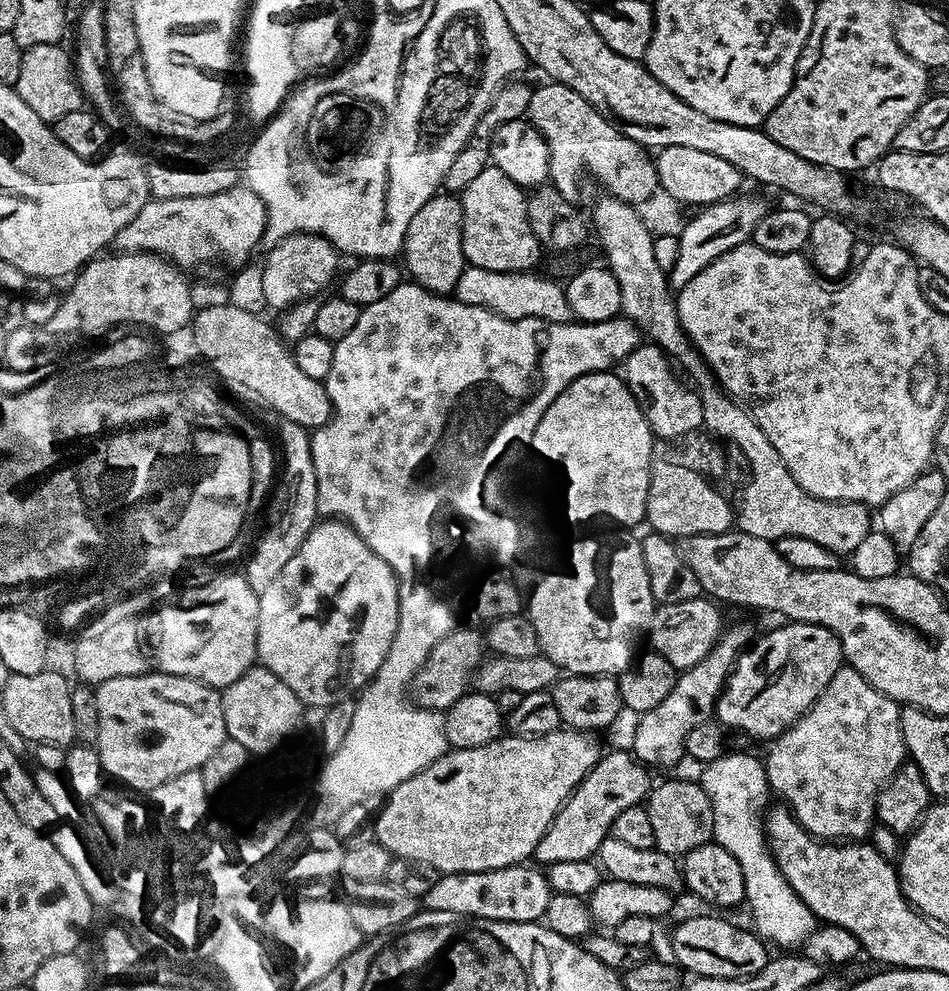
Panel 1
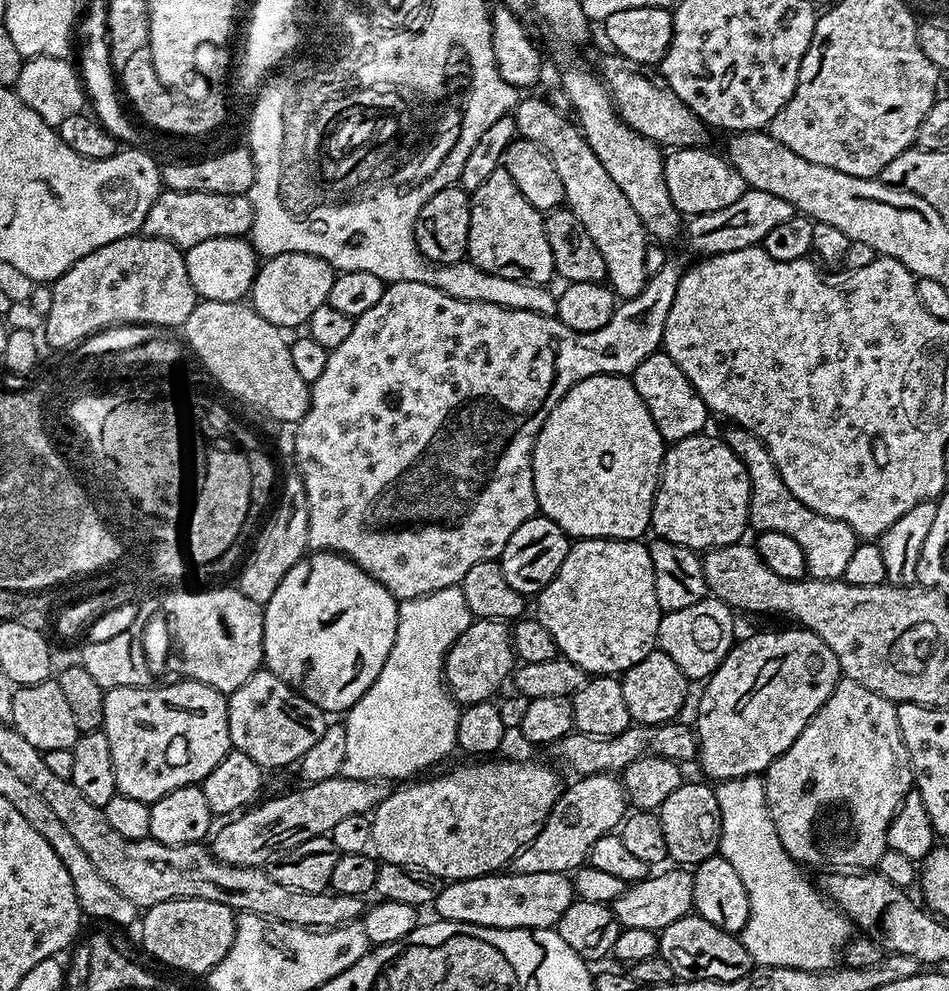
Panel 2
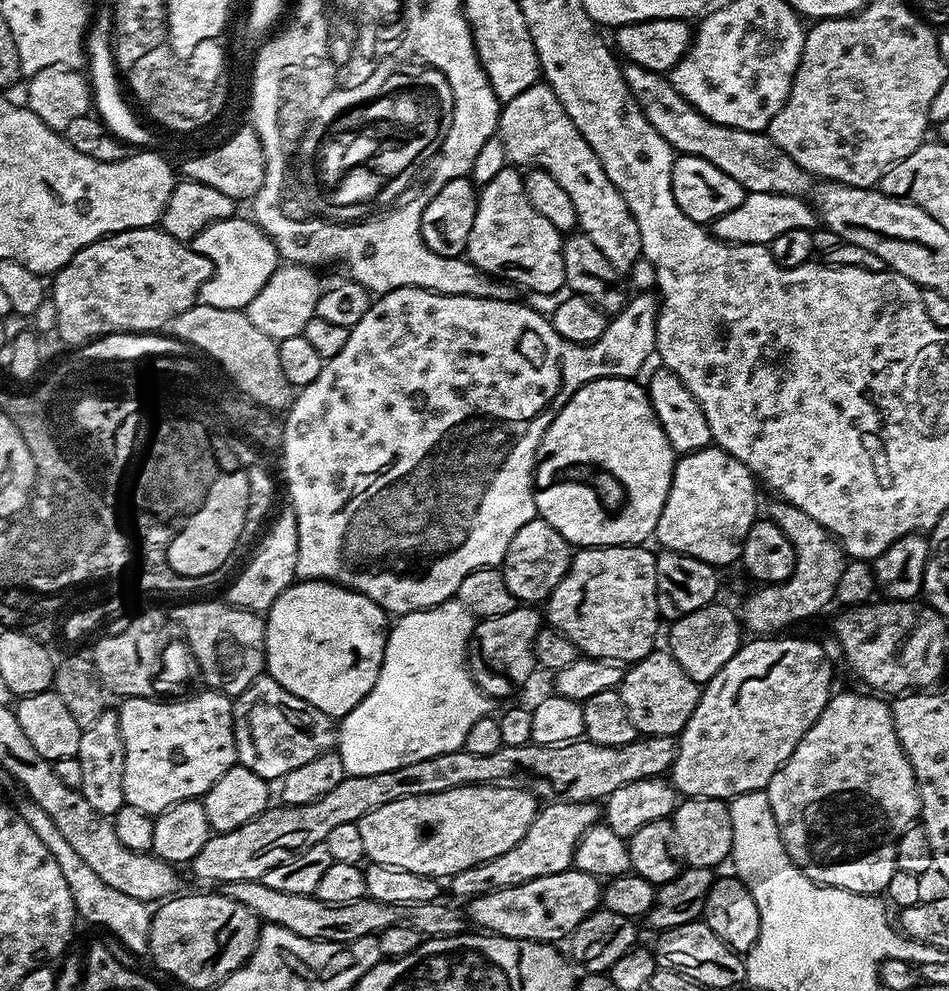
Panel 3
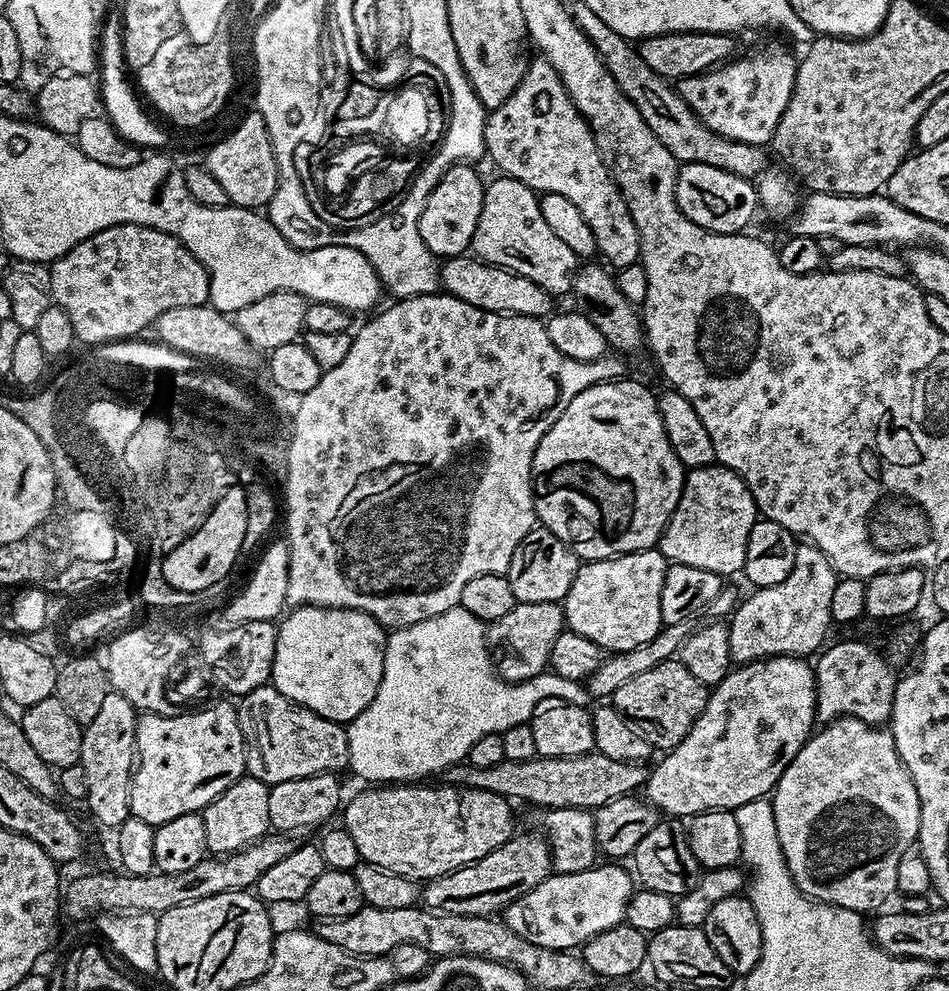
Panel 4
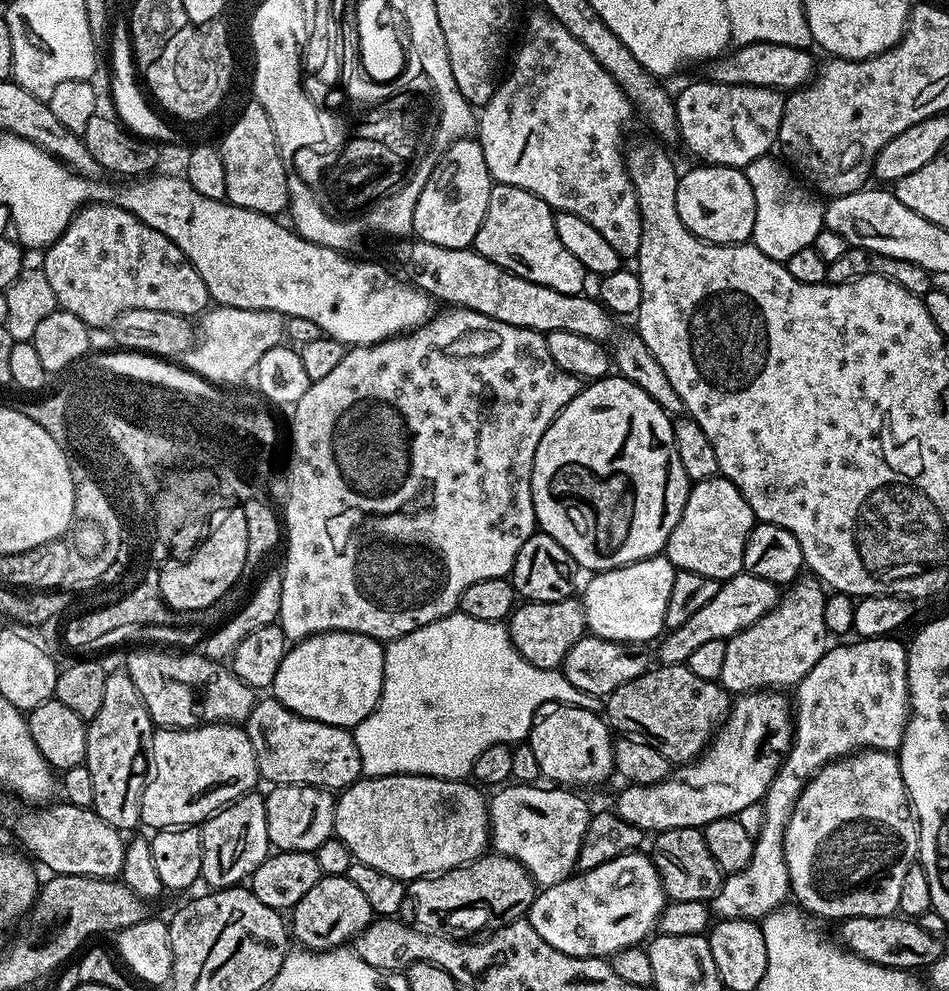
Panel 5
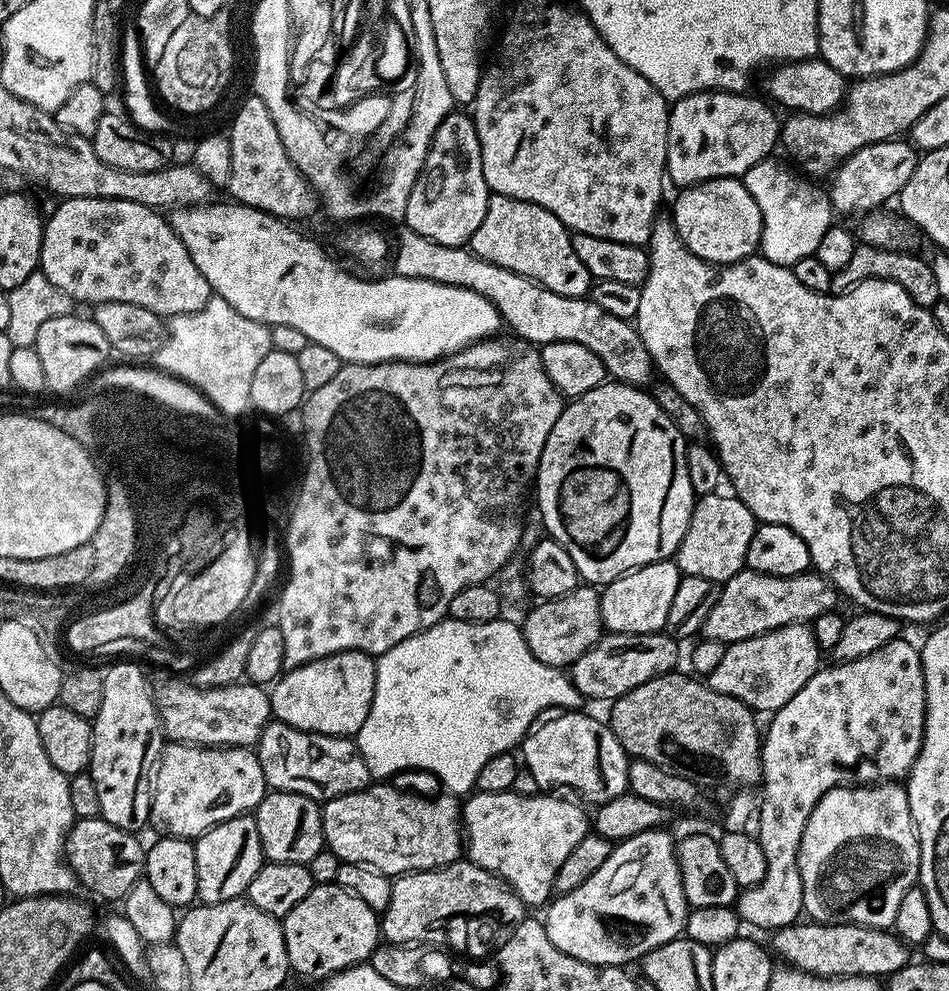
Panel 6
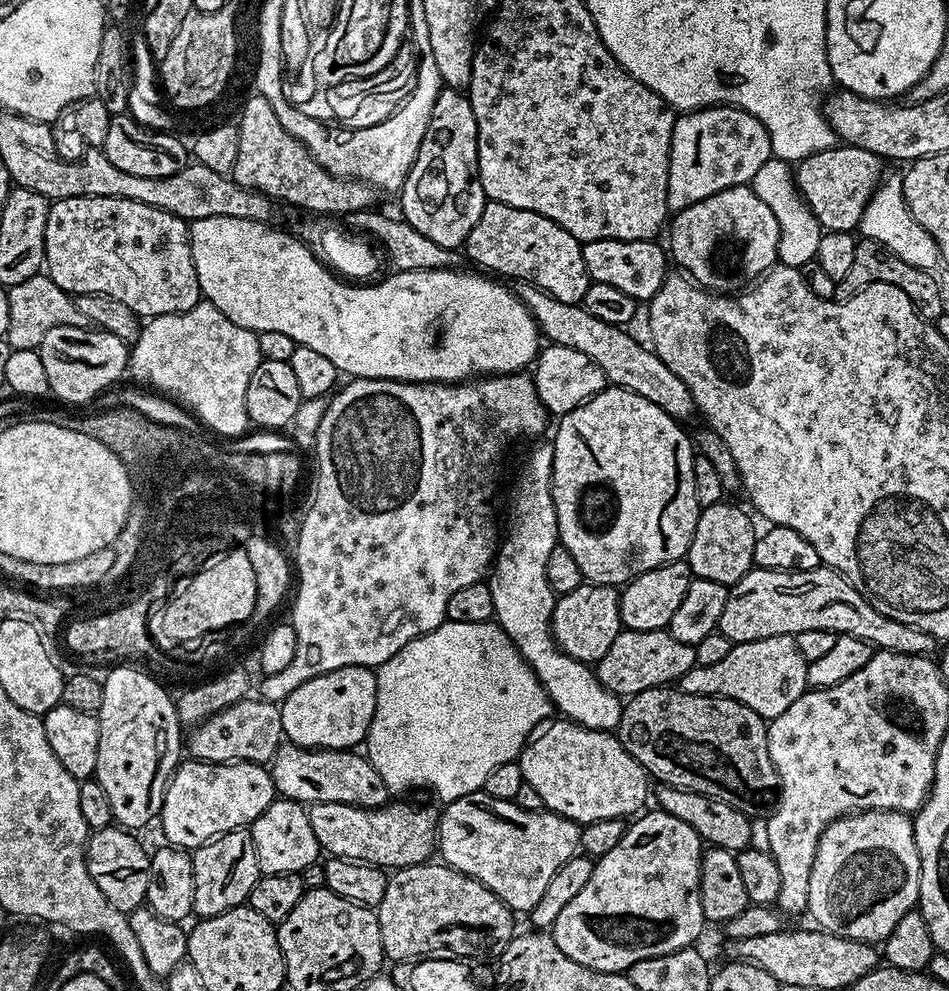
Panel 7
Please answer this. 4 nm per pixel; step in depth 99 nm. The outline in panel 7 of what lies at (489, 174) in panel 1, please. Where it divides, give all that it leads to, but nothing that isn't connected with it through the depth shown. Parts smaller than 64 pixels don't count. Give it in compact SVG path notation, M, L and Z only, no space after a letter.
M488 200L485 203L482 218L474 222L474 230L470 230L466 242L462 245L462 252L467 259L469 256L477 264L475 265L477 269L487 270L489 273L497 272L497 274L492 273L497 277L513 276L516 282L532 284L546 294L558 298L558 302L580 304L590 283L586 262L582 258L582 244L581 241L574 238L574 234L562 230L562 226L558 226L553 220L542 214L506 206L502 202Z

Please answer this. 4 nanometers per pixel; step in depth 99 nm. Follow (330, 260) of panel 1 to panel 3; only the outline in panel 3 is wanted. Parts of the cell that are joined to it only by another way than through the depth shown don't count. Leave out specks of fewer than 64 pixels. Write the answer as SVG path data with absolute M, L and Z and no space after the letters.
M285 263L277 267L276 272L270 274L266 286L262 286L262 290L258 290L258 294L254 294L254 298L248 303L246 311L250 322L254 322L254 326L258 326L262 334L277 342L301 335L306 322L310 322L310 318L316 314L322 291L322 283L312 272L315 271L303 264Z

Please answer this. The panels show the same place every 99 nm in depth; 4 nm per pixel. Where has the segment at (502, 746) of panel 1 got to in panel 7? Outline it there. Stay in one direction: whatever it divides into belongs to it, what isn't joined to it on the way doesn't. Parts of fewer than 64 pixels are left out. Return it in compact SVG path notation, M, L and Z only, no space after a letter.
M322 802L308 808L310 827L329 857L395 870L431 861L438 844L438 816L428 808L389 802L383 808L355 808L342 802Z

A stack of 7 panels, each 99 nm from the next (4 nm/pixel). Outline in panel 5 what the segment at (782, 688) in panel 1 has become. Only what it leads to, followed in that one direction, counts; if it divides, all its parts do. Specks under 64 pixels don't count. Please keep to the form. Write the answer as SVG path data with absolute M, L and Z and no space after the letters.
M757 690L737 695L731 701L728 716L712 737L707 748L695 760L681 764L660 784L628 784L616 796L614 811L630 822L641 833L655 834L679 828L703 829L710 822L727 816L739 817L742 810L751 804L760 804L768 793L770 782L778 774L792 745L794 708L783 691Z

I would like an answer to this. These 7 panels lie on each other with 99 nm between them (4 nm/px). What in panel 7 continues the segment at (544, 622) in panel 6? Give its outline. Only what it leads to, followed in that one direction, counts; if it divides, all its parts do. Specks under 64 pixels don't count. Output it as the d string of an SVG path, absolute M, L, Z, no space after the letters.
M582 583L578 590L559 597L552 611L552 636L560 651L589 666L595 665L610 650L621 630L620 592L610 584Z

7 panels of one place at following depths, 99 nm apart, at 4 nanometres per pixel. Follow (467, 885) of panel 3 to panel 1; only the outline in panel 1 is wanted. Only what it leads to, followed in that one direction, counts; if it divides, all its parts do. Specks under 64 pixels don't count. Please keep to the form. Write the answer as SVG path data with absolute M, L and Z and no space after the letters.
M605 751L590 774L582 778L572 796L558 810L550 830L542 842L538 842L534 853L535 863L549 866L558 862L592 860L599 853L601 842L609 839L614 818L618 818L622 810L630 810L630 806L647 801L648 793L654 787L651 774L650 768L637 760L631 751Z

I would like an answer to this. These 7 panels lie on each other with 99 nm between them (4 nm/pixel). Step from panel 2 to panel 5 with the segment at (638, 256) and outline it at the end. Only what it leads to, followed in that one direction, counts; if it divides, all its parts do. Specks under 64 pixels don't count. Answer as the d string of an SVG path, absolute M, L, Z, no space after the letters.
M537 10L528 16L528 25L525 26L524 37L521 38L520 45L517 46L516 53L512 56L512 69L509 70L508 77L505 80L503 77L497 83L496 93L490 98L490 102L479 109L478 132L480 128L480 133L478 133L478 139L482 146L482 154L486 158L488 173L492 175L495 183L509 184L518 186L522 190L530 190L530 194L542 198L542 202L549 204L556 212L569 212L578 215L583 221L594 226L594 229L606 238L606 242L610 242L610 246L614 246L614 250L618 250L621 258L632 258L635 257L642 242L642 218L638 210L636 191L631 178L628 177L626 160L622 152L620 156L620 124L626 123L631 116L634 116L632 101L616 85L614 78L598 62L598 58L594 58L594 54L590 54L590 50L586 50L586 46L582 46L582 42L578 42L578 38L574 38L574 34L570 34L570 30L566 30L566 26L562 26L562 22L558 22L546 11Z

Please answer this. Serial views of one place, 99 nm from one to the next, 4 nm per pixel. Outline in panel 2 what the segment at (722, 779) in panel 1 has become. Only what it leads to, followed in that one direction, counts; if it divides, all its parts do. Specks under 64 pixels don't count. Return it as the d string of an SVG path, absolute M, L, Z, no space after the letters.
M743 776L742 778L734 778L733 780L721 780L715 785L716 797L718 798L718 806L720 807L720 850L719 855L726 858L726 862L730 862L730 866L734 866L734 870L738 870L738 878L742 878L742 886L746 886L746 894L750 898L750 918L746 922L744 931L739 933L739 938L746 946L746 950L752 955L753 961L757 965L766 967L796 967L798 970L804 971L822 971L833 967L837 963L836 955L845 951L846 945L849 943L850 937L854 932L853 925L847 916L827 899L823 891L818 890L812 884L804 881L801 865L797 864L782 846L782 842L778 838L778 830L776 823L770 818L768 813L768 803L766 802L766 794L764 793L764 781L760 776Z

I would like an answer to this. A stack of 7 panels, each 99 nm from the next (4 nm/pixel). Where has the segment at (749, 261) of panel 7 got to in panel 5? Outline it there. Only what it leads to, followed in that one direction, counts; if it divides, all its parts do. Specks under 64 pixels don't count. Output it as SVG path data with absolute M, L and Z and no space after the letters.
M721 164L696 166L676 181L676 209L678 218L698 238L712 244L743 244L751 241L755 222L755 198L745 173L738 168L724 168Z

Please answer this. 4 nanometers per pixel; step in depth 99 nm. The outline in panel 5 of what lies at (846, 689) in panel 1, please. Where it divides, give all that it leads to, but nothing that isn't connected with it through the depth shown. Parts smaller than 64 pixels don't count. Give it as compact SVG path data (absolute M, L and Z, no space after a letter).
M860 750L853 755L834 760L831 764L821 768L802 790L802 794L790 814L790 822L786 826L786 834L784 835L786 866L792 879L790 892L794 900L796 896L795 903L805 913L811 914L813 917L825 916L828 920L836 920L835 922L843 922L850 916L893 915L898 909L898 898L902 898L902 882L906 879L906 870L910 870L910 866L917 863L919 850L920 833L908 798L908 791L902 782L900 761L892 752L875 750Z

